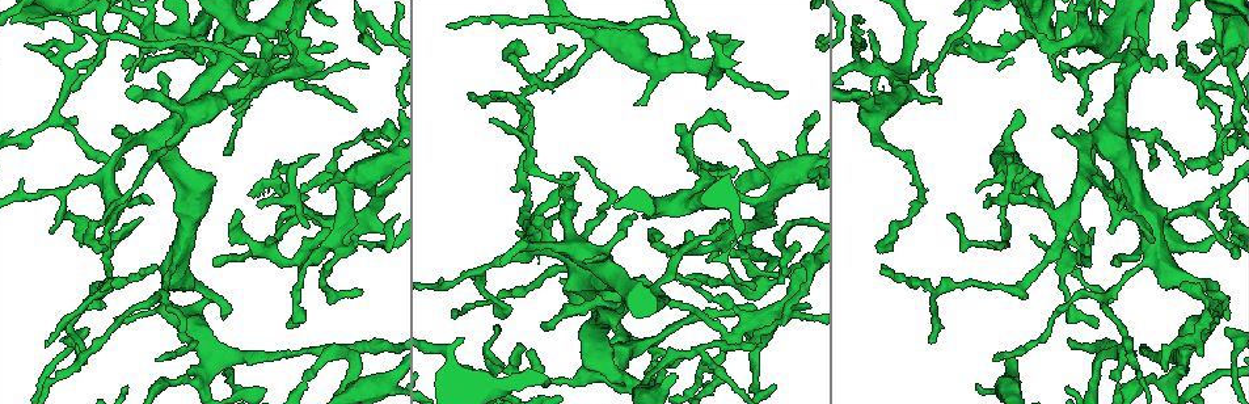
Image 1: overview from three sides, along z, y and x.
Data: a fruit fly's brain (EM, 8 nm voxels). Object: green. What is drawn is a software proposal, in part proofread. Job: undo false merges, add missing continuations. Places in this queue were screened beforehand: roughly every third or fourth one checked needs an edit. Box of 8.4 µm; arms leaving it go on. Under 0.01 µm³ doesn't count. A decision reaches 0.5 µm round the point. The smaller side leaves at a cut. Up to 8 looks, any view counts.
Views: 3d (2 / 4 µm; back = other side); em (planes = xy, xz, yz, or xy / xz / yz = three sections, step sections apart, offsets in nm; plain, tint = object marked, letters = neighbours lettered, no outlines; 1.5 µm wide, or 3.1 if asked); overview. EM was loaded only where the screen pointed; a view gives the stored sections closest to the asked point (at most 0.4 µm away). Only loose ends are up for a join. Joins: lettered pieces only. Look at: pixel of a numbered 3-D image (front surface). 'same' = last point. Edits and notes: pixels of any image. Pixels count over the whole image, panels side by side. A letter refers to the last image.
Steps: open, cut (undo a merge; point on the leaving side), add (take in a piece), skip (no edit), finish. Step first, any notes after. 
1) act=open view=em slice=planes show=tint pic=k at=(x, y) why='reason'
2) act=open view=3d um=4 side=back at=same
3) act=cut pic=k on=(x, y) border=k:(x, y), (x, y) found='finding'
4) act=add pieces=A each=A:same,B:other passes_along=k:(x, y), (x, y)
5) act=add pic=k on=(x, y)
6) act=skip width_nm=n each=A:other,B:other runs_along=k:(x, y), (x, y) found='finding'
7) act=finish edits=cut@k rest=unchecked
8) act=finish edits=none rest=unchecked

act=open view=em slice=xy step=4 show=tint pic=1 at=(753, 287)

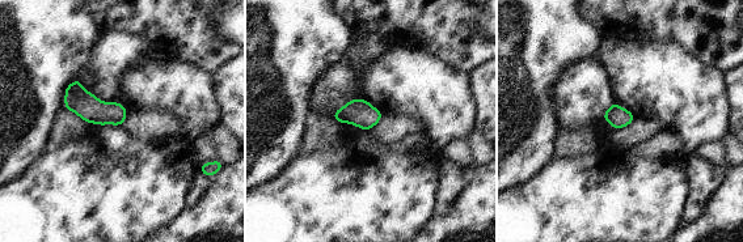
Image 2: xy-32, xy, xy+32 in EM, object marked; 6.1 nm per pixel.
act=open view=em slice=planes show=tint at=same why='cut it another way'

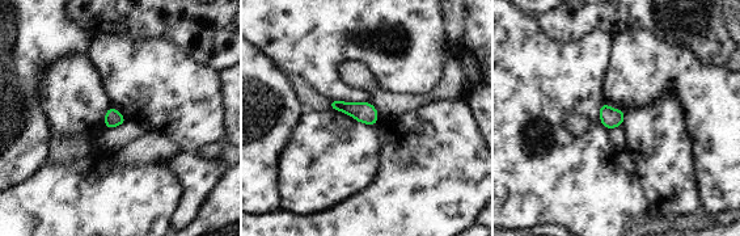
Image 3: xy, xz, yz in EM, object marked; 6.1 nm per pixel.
act=open view=em slice=planes show=letters at=same

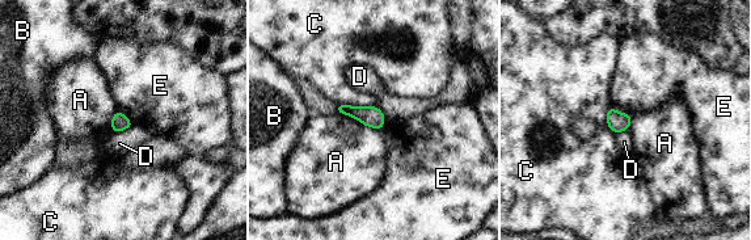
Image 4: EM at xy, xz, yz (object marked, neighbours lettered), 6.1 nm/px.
act=skip each=A:other,B:other,C:other,D:other,E:other border=4:(359, 121), (379, 130) found='no lettered piece goes on from it'

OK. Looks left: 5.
act=open view=em slice=planes show=letters pic=1 at=(1191, 165) why='free end'

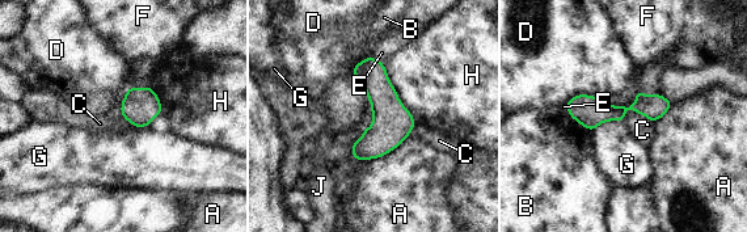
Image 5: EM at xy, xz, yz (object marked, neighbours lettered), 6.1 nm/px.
act=skip longest_contact=H:420nm each=A:other,B:other,C:other,D:other,E:other,F:other,G:other,H:other,J:other border=5:(565, 109), (574, 119), (593, 131) found='no lettered piece goes on from it'

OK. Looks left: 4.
act=open view=3d um=4 side=back pic=1 at=(151, 98)

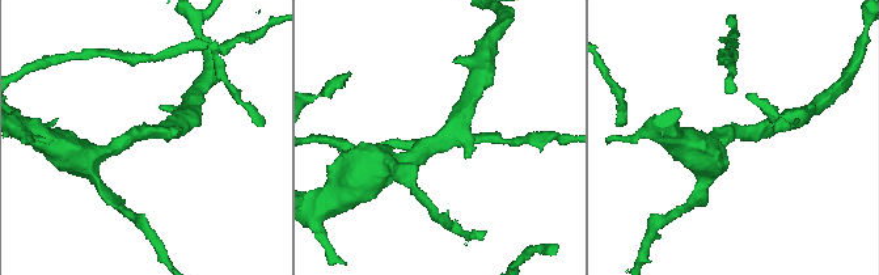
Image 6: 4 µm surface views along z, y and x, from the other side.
act=open view=em slice=planes show=plain pic=6 at=(144, 133) why='need the tissue'

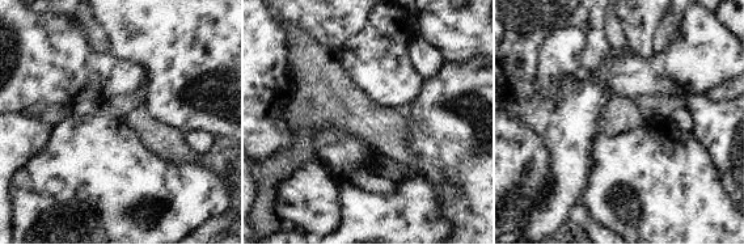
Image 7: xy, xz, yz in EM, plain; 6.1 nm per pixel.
act=open view=em slice=planes show=letters at=same why='see the neighbours'

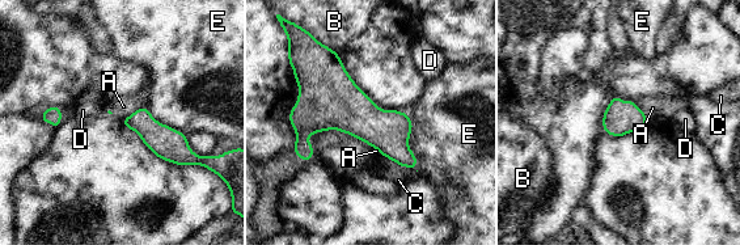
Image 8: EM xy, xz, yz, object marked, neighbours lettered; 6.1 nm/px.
act=skip each=A:other,B:other,C:other,D:other,E:other border=8:(146, 106), (132, 112), (122, 121) found='continuous, no second neuron'

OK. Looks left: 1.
act=finish edits=none rest=unchecked

